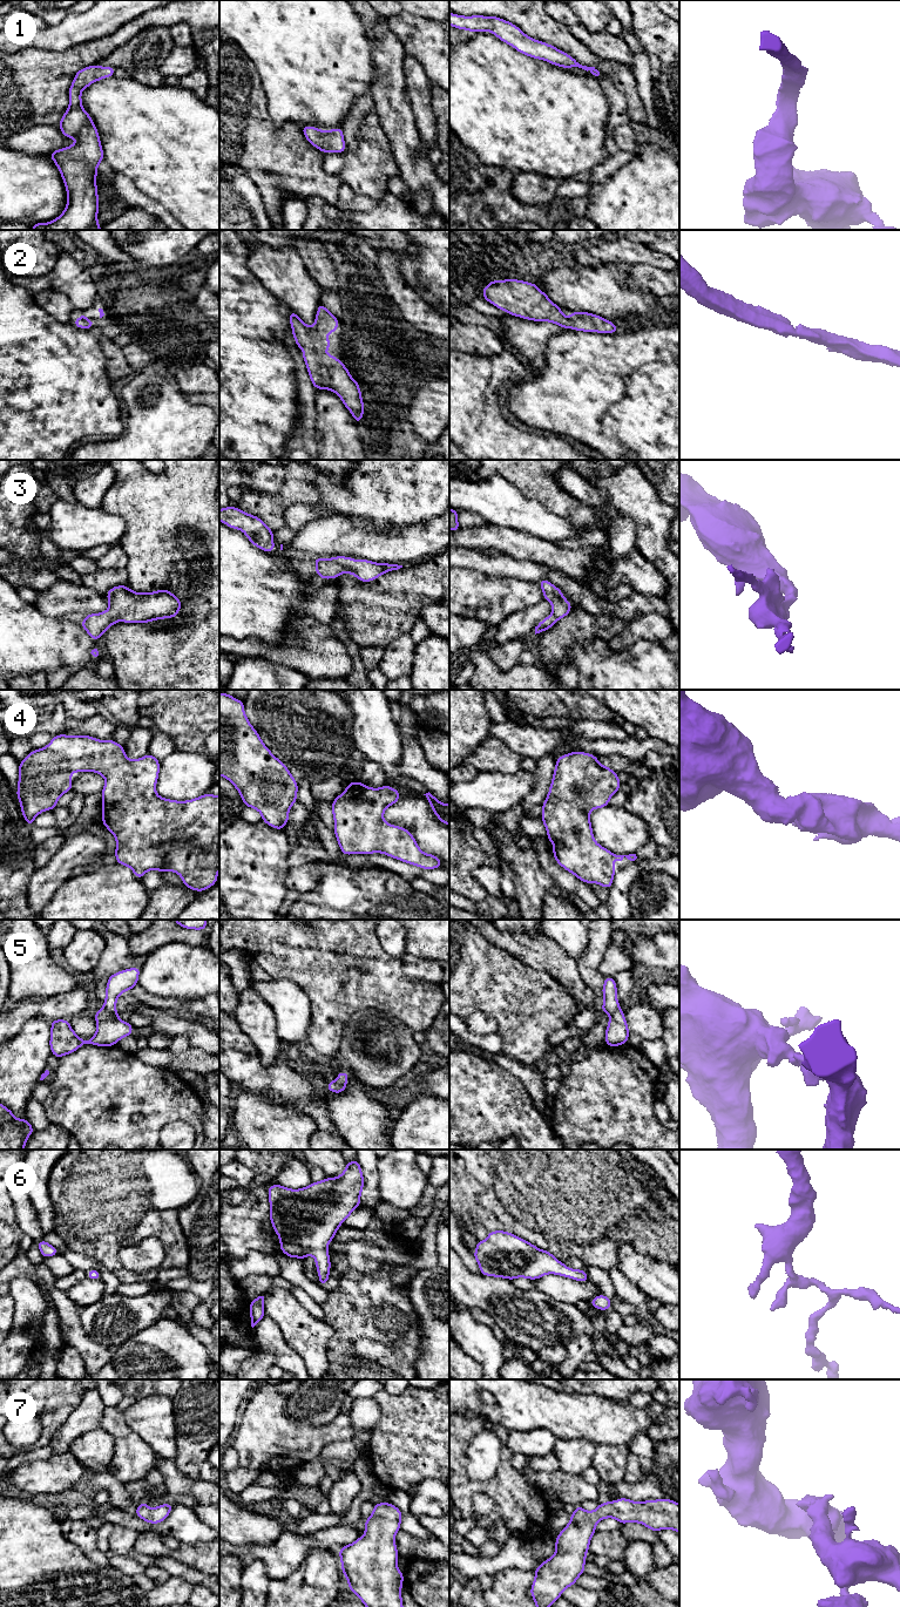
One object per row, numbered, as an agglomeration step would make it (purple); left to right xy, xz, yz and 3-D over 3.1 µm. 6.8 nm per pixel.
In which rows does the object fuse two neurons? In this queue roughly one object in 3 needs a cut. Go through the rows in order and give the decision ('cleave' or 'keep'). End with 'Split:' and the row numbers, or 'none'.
1: keep
2: keep
3: keep
4: keep
5: cleave
6: keep
7: keep
Split: 5

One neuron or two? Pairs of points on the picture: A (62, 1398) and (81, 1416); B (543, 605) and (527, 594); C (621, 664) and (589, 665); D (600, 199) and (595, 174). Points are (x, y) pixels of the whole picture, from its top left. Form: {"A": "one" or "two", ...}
{"A": "two", "B": "two", "C": "one", "D": "two"}

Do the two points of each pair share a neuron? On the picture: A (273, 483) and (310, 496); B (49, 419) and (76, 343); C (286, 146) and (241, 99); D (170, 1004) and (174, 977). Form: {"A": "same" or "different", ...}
{"A": "different", "B": "same", "C": "same", "D": "different"}

